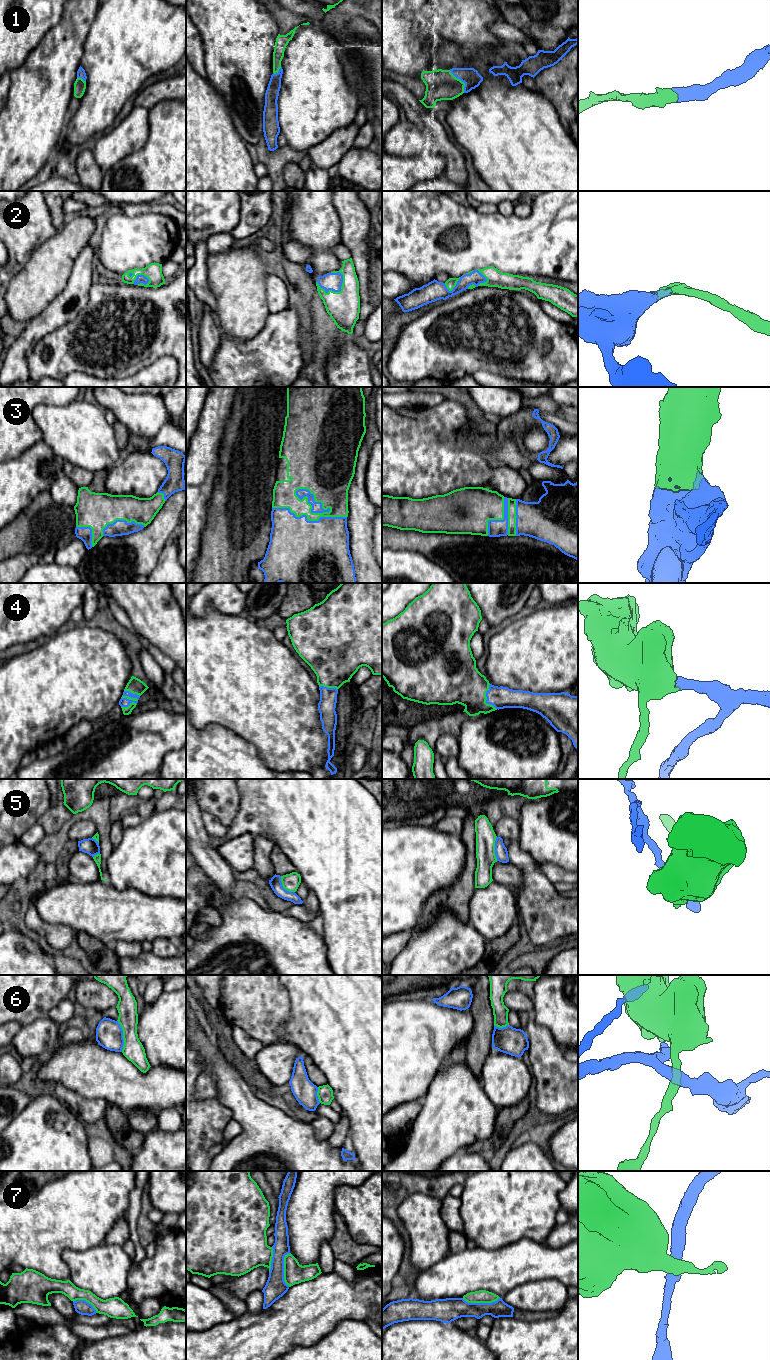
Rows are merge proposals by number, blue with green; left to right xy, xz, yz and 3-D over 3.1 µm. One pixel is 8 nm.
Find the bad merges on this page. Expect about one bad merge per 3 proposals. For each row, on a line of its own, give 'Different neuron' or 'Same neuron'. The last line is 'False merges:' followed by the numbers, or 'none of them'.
1: Same neuron
2: Same neuron
3: Same neuron
4: Same neuron
5: Different neuron
6: Different neuron
7: Different neuron
False merges: 5, 6, 7

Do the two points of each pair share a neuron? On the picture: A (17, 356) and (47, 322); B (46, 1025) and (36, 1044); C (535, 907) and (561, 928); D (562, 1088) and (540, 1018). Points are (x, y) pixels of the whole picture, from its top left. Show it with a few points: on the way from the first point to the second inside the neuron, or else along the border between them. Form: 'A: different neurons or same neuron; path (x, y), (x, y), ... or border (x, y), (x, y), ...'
A: same neuron; path (22, 347), (38, 330)
B: same neuron; path (45, 1030), (37, 1039)
C: same neuron; path (541, 909), (555, 922)
D: different neurons; border (531, 1015), (537, 1024), (549, 1031), (557, 1043)

